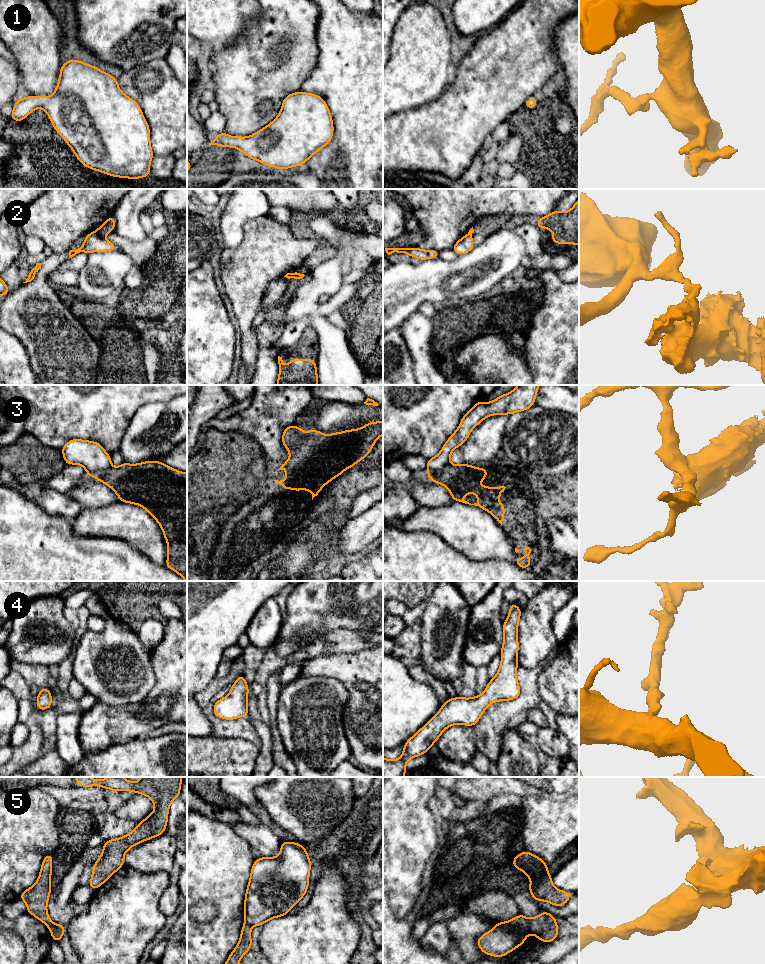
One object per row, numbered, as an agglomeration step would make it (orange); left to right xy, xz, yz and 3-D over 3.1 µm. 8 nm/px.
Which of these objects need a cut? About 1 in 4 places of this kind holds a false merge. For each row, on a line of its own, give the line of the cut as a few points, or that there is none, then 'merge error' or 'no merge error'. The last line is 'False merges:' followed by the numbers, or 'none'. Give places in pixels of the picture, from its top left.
1: cut none; no merge error
2: cut xy (95, 231), (99, 235); merge error
3: cut yz (449, 462), (428, 475); merge error
4: cut none; no merge error
5: cut yz (527, 919), (531, 931); merge error
False merges: 2, 3, 5

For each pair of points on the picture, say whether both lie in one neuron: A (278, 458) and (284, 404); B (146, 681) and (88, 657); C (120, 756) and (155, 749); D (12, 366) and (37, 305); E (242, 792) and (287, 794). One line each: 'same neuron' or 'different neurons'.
A: same neuron
B: same neuron
C: same neuron
D: different neurons
E: different neurons

